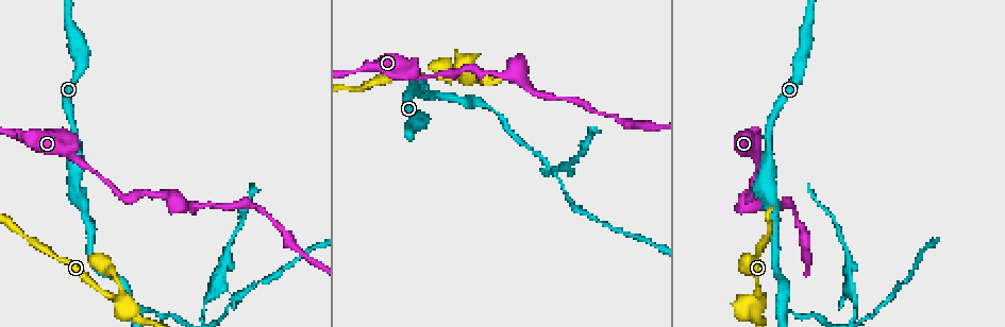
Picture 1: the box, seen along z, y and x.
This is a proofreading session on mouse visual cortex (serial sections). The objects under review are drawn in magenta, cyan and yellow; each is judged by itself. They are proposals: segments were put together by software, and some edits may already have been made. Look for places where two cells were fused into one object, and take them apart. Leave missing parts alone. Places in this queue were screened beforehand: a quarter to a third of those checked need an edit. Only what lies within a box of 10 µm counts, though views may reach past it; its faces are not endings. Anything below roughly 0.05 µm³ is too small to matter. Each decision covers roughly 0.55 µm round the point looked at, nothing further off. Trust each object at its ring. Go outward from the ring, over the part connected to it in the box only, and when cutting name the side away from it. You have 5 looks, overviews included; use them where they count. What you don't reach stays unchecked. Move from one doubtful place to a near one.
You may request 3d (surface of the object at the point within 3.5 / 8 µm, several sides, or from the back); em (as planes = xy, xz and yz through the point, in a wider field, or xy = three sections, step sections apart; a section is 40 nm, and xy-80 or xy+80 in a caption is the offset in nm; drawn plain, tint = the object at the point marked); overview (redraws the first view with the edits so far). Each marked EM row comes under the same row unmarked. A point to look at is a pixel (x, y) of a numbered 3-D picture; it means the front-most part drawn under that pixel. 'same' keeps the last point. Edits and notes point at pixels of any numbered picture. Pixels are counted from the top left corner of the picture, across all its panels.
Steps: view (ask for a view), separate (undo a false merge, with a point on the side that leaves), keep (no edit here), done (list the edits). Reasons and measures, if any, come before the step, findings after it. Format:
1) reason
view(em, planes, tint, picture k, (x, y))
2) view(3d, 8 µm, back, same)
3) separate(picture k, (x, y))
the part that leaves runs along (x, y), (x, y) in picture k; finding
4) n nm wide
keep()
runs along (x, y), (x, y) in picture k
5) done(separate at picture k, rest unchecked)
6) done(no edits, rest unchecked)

view(3d, 8 µm, picture 1, (755, 298))

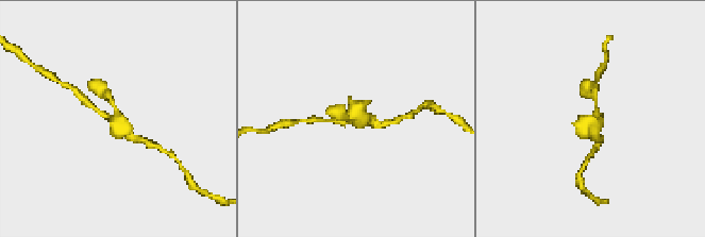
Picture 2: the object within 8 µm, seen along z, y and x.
zoom in
view(3d, 3.5 µm, same)

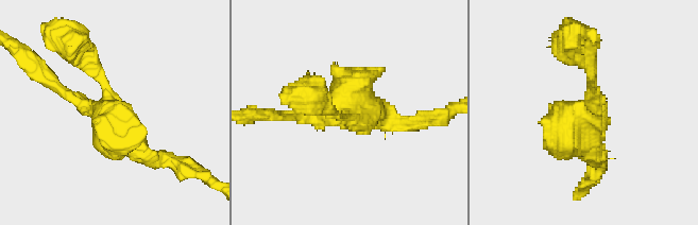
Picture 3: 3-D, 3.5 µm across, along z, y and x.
keep()
runs along (49, 79), (107, 111), (156, 160) in picture 3; one cell here

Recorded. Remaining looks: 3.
thin neck
view(3d, 3.5 µm, picture 1, (542, 172))

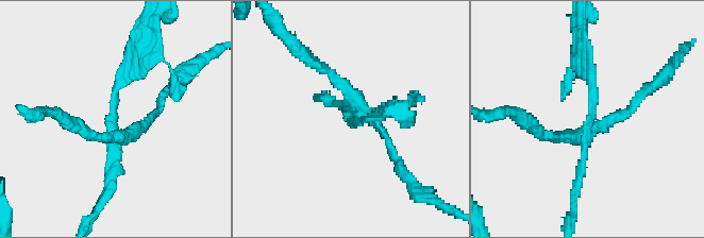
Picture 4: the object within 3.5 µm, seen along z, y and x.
arms of 200, 200 nm
view(em, xy, step 5, tint, picture 4, (114, 100))

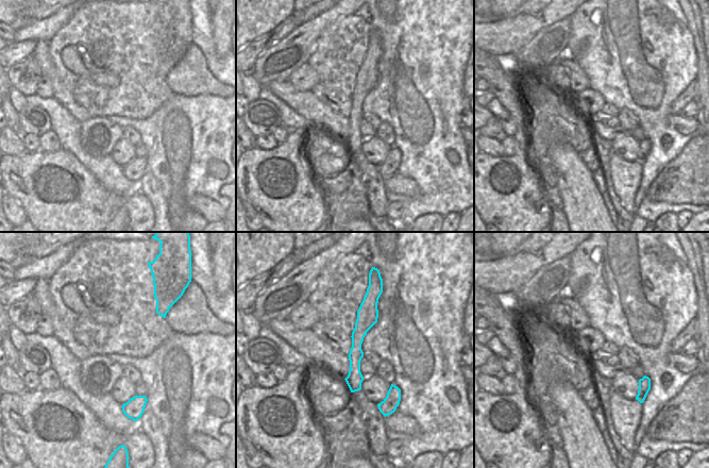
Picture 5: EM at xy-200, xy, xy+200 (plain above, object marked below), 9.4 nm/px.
separate(picture 4, (592, 97))
two cells meet here

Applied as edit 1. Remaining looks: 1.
done(separate at picture 4, rest unchecked)

